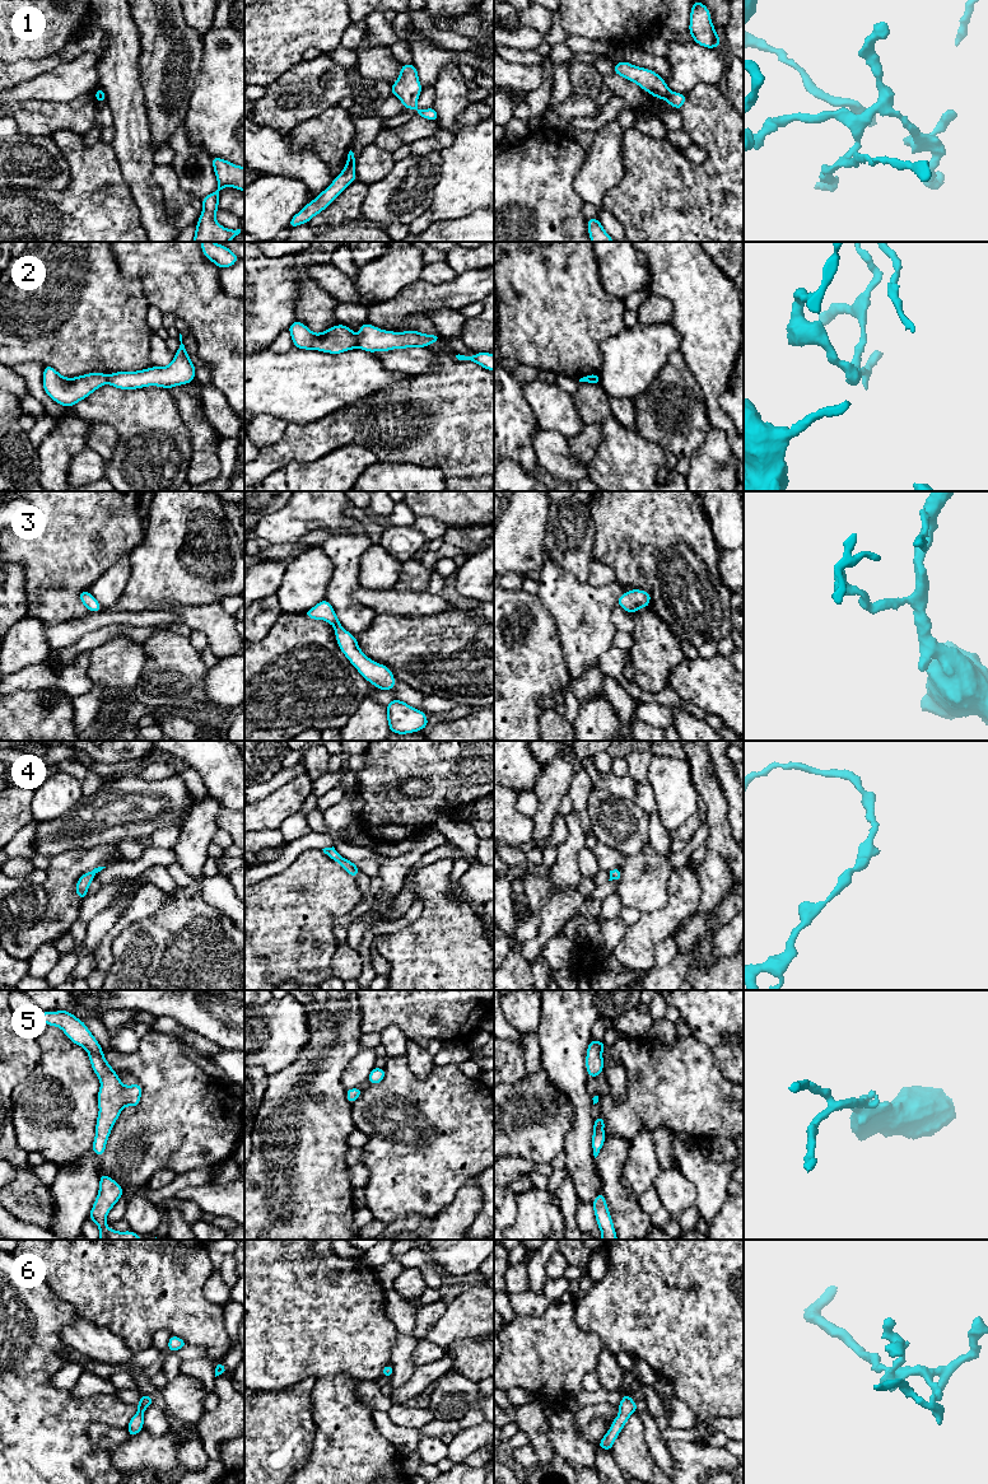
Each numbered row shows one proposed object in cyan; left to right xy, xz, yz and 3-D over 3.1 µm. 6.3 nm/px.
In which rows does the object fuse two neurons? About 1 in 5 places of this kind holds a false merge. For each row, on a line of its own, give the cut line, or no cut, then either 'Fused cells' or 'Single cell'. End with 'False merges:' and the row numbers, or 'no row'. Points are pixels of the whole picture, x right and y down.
1: Split along xz (346, 163), (353, 166). Fused cells
2: Split along xz (355, 336), (357, 346). Fused cells
3: No split. Single cell
4: No split. Single cell
5: No split. Single cell
6: No split. Single cell
False merges: 1, 2

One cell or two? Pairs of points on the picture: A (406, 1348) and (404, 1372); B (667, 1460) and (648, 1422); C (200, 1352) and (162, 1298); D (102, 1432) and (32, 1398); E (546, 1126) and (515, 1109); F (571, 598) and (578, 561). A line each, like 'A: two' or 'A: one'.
A: one
B: one
C: two
D: two
E: one
F: two

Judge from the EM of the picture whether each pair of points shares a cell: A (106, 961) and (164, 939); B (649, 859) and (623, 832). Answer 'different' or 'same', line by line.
A: different
B: different

